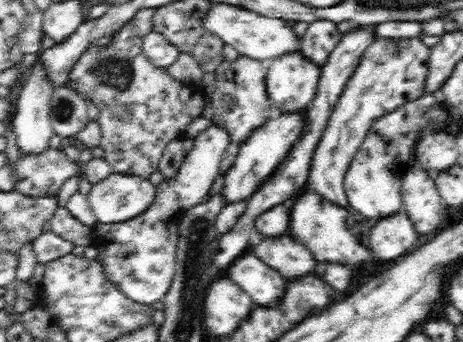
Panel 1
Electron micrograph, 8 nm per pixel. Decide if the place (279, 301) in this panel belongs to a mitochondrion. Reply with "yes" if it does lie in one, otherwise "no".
no

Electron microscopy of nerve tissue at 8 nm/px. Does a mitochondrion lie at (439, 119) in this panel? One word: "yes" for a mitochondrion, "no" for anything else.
yes

